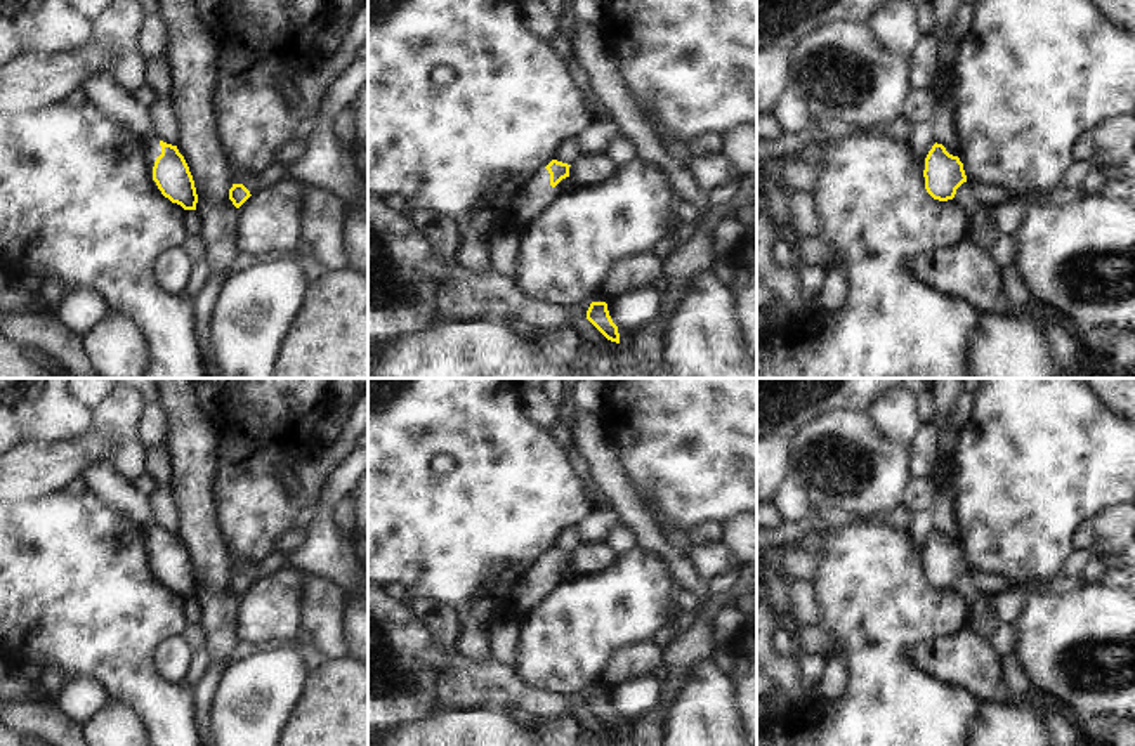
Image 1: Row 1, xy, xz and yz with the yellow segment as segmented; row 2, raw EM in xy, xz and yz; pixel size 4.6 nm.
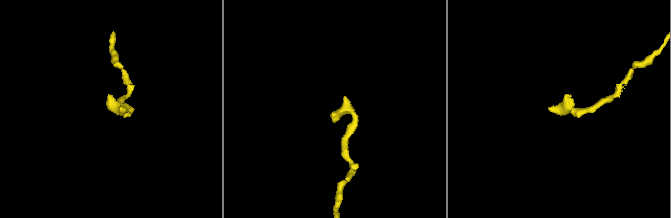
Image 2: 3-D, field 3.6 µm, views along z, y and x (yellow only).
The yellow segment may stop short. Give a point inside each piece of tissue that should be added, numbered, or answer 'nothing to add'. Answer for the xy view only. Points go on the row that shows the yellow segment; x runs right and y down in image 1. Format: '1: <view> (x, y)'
1: xy (153, 143)

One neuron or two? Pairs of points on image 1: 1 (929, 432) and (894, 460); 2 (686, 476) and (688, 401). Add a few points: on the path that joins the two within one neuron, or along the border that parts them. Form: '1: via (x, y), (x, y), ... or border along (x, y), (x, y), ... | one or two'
1: border along (908, 448), (915, 477) | two
2: via (686, 457), (681, 441), (688, 434), (688, 420) | one

